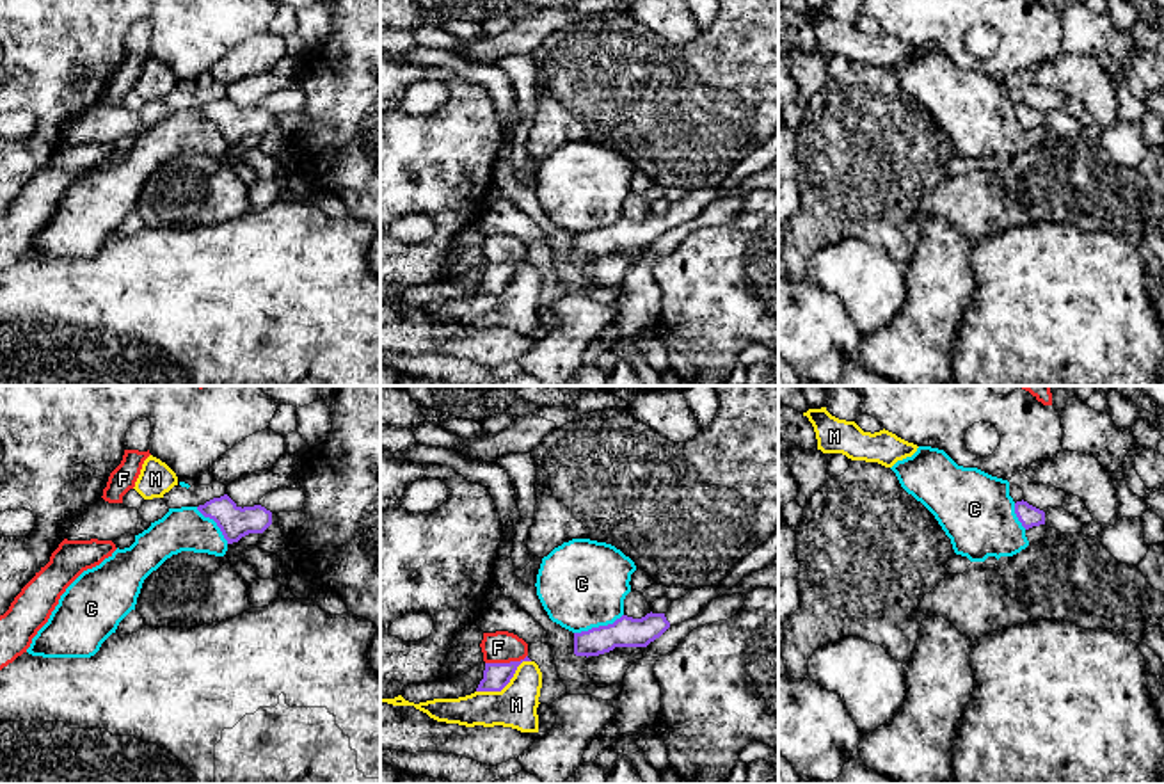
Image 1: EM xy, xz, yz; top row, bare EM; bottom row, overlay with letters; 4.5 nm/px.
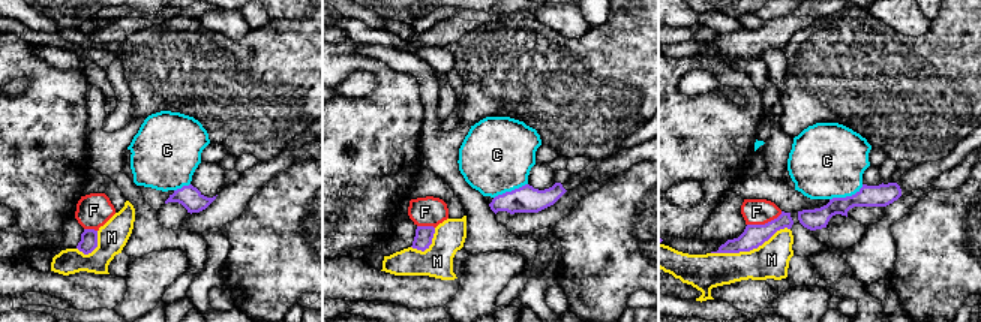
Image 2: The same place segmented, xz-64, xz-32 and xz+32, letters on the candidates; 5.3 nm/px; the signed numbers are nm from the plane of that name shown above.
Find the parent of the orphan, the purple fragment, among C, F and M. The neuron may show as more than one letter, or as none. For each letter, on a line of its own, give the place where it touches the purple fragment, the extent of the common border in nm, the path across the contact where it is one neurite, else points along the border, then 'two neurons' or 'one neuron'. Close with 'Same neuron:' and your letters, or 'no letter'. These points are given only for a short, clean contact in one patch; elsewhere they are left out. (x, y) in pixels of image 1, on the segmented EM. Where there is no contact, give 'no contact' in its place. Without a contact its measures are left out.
C: contact xz (599, 626); length 240 nm; border xz (622, 614), (612, 623), (574, 633); two neurons
F: contact xz (505, 664); length 200 nm; border xz (526, 655), (516, 662), (486, 664); two neurons
M: contact xz (505, 685); length 280 nm; two neurons
Same neuron: no letter

